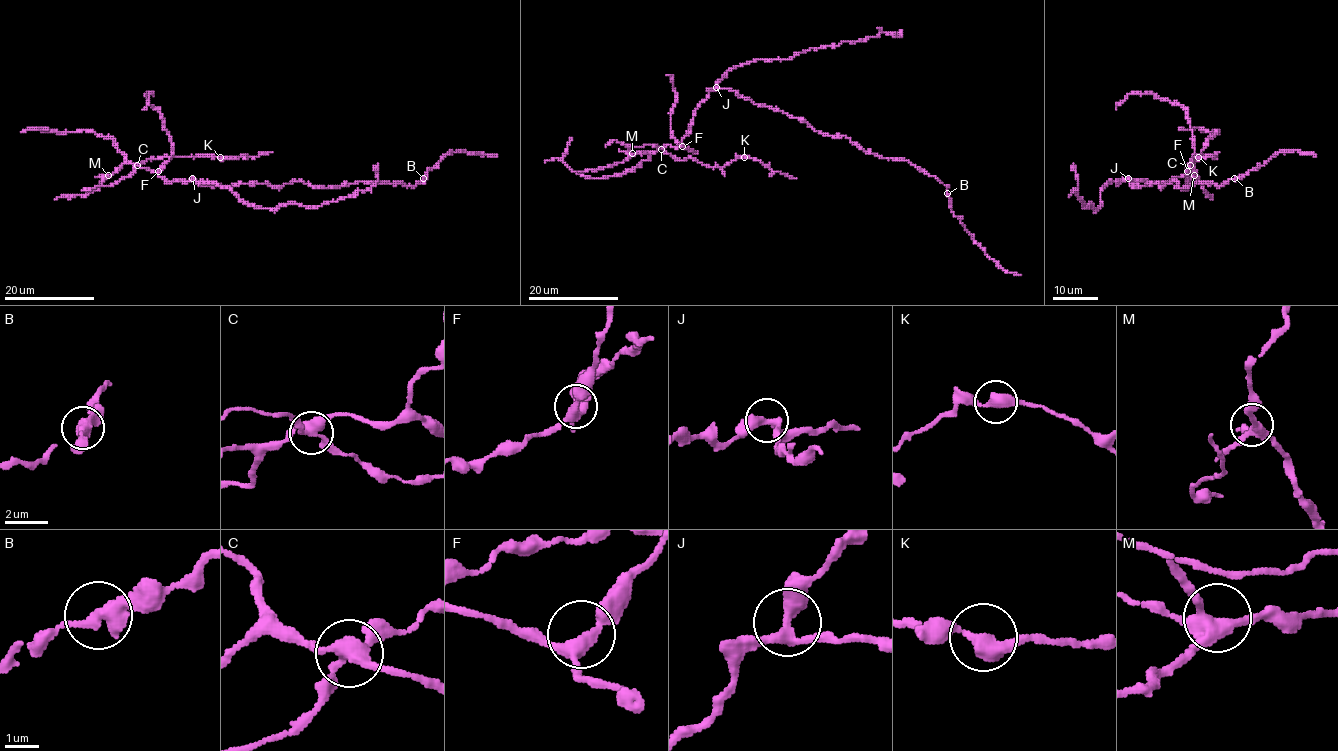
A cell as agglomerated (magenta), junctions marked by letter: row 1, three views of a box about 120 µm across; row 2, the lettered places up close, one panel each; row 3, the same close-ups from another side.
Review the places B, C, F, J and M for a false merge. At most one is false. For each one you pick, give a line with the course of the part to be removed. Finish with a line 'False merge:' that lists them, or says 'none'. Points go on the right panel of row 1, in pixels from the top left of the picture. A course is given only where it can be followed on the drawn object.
C: (1191, 165), (1200, 156), (1208, 156), (1198, 156), (1213, 157), (1220, 152)
False merge: C

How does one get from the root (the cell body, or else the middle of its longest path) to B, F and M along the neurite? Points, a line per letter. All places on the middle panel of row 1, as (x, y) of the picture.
B: (782, 111), (804, 119), (823, 134), (846, 136), (865, 151), (883, 157), (907, 160), (945, 184), (947, 193)
F: (782, 111), (755, 105), (733, 90), (714, 89), (697, 108), (690, 133), (682, 139), (682, 146)
M: (782, 111), (755, 105), (733, 90), (714, 89), (697, 108), (690, 133), (678, 147), (632, 153)

